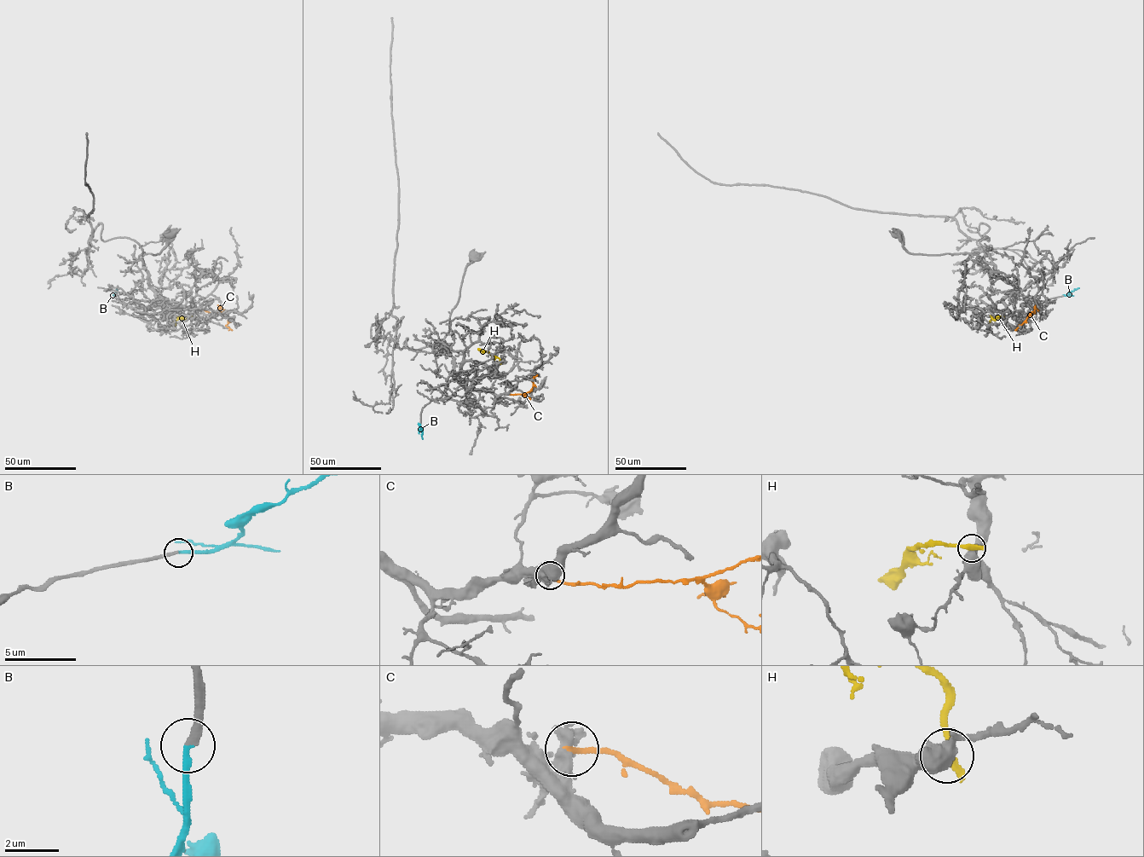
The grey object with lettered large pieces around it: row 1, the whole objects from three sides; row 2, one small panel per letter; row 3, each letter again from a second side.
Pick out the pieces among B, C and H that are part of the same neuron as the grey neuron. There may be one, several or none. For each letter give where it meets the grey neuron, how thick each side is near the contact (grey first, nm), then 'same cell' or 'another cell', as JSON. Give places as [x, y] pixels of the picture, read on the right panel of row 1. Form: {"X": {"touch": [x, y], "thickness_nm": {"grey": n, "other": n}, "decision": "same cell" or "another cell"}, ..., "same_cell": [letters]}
{"B": {"touch": [1063, 296], "thickness_nm": {"grey": 260, "other": 240}, "decision": "same cell"}, "C": {"touch": [1033, 309], "thickness_nm": {"grey": 650, "other": 240}, "decision": "another cell"}, "H": {"touch": [1002, 316], "thickness_nm": {"grey": 550, "other": 380}, "decision": "another cell"}, "same_cell": ["B"]}

